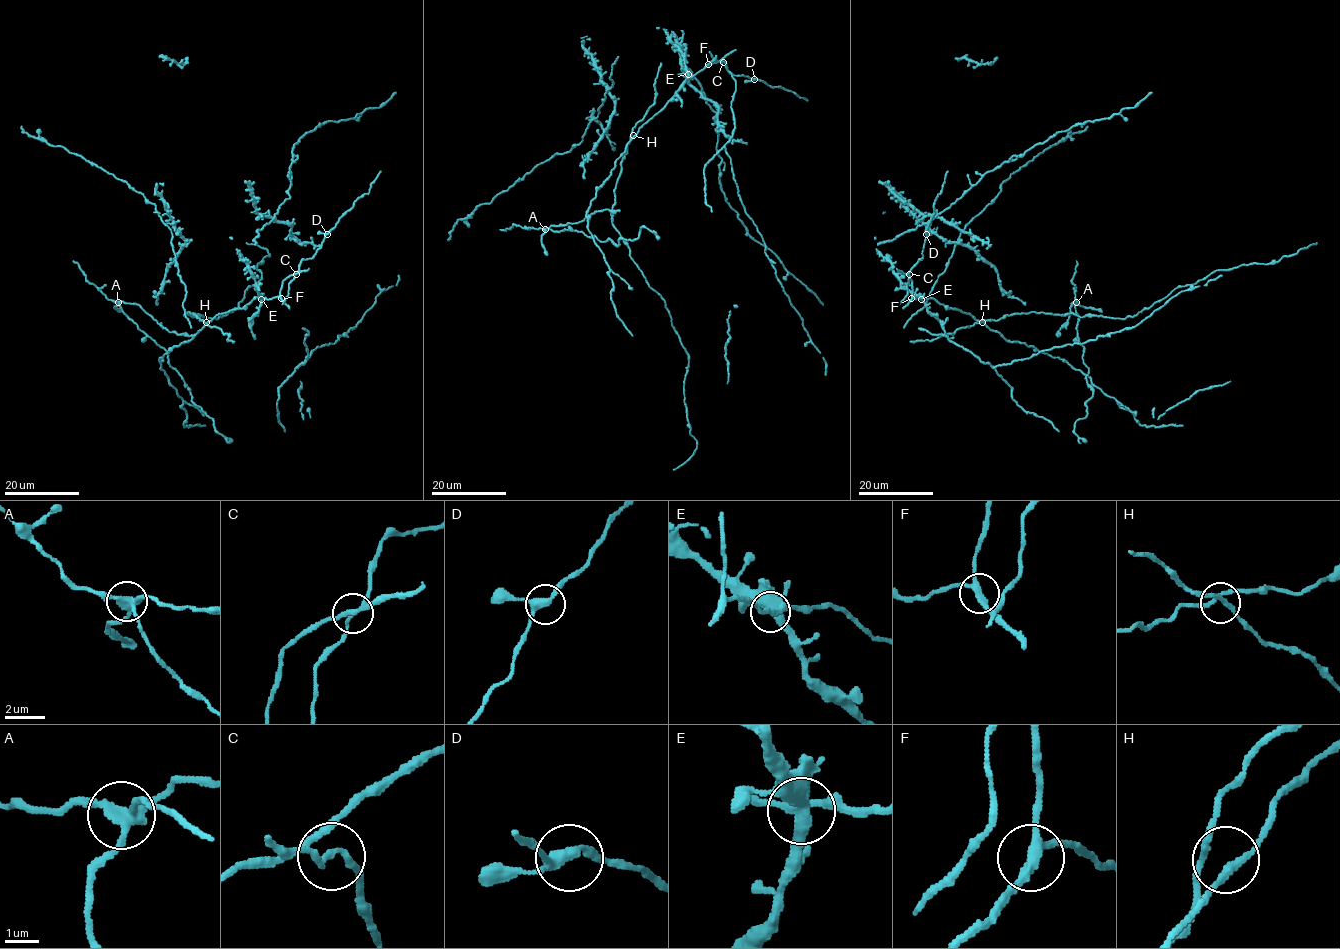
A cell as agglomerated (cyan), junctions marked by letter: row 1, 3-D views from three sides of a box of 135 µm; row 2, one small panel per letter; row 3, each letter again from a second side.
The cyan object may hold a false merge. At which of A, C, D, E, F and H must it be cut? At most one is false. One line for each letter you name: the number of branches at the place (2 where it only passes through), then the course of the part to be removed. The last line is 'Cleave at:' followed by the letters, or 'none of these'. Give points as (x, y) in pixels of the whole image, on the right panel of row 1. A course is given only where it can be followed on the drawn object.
A: 4 | (1076, 302), (1072, 303), (1069, 318), (1056, 336)
Cleave at: A

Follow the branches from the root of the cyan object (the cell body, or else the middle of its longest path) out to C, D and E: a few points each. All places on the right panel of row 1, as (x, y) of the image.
C: (946, 307), (932, 298), (914, 297), (909, 274)
D: (946, 307), (932, 298), (914, 297), (912, 281), (907, 275), (923, 258), (926, 234)
E: (946, 307), (932, 298), (921, 299)

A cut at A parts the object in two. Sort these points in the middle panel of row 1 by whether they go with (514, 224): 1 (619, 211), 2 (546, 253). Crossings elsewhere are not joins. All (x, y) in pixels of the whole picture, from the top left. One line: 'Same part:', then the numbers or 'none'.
Same part: none

